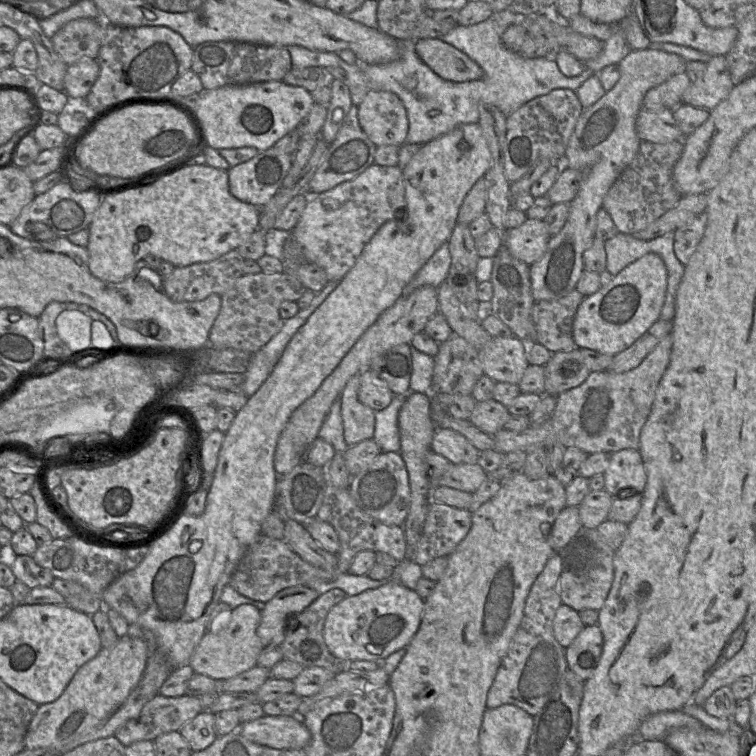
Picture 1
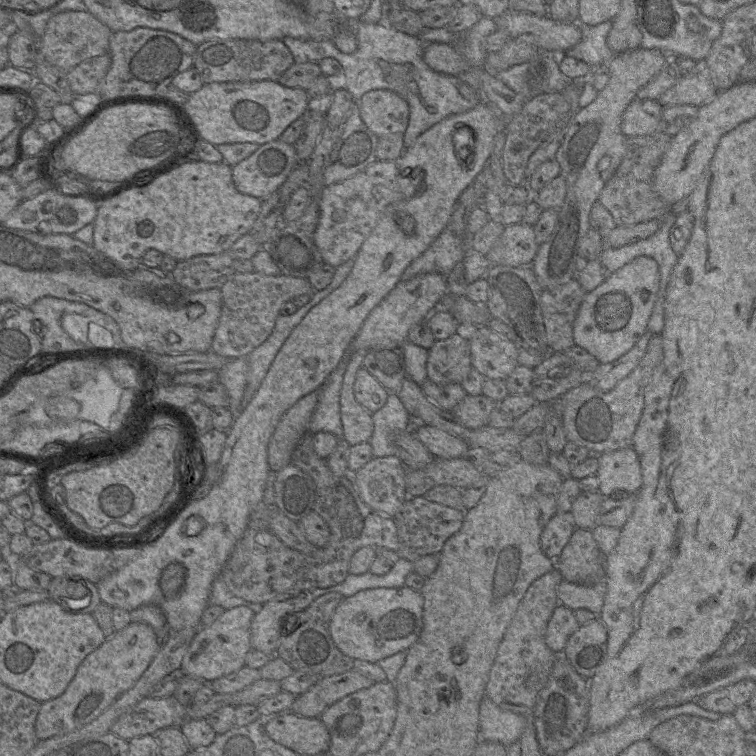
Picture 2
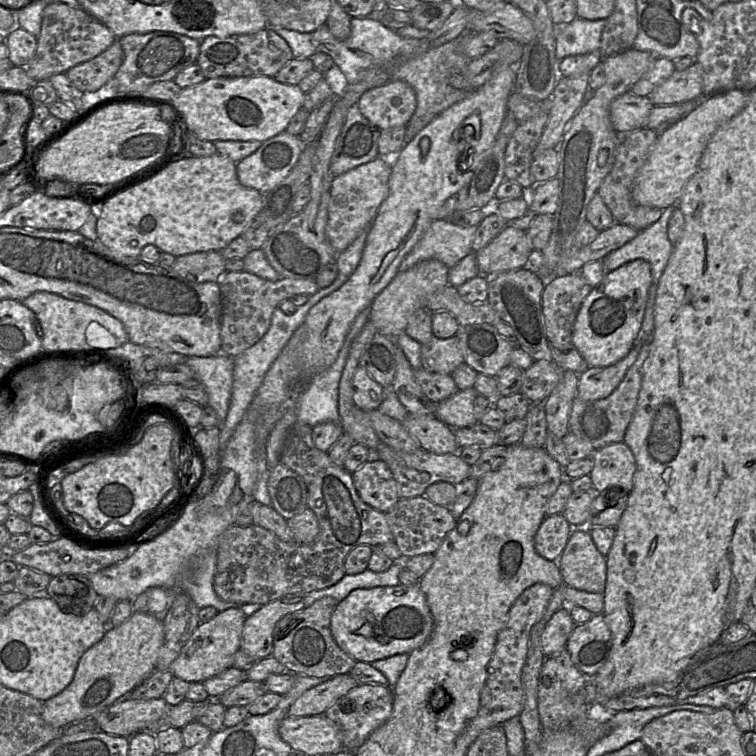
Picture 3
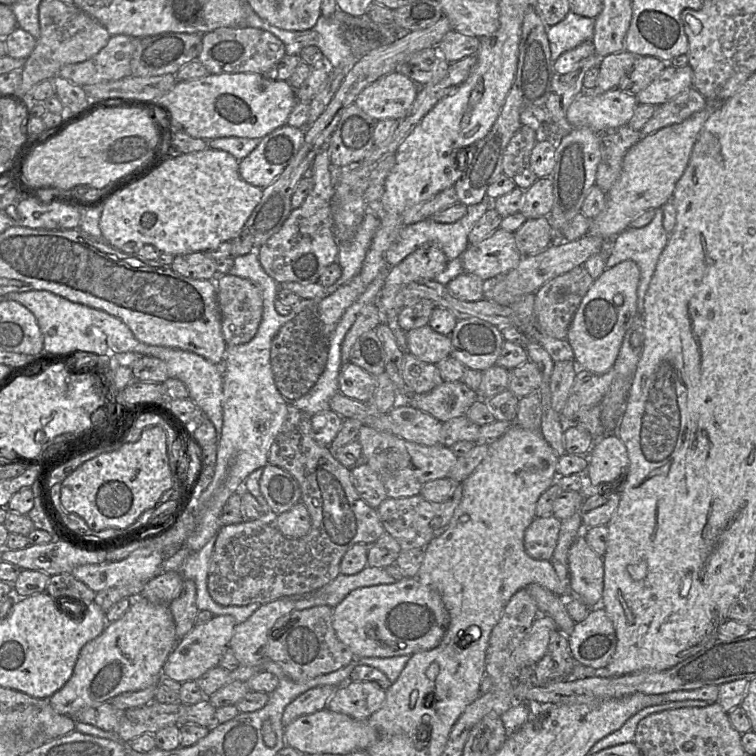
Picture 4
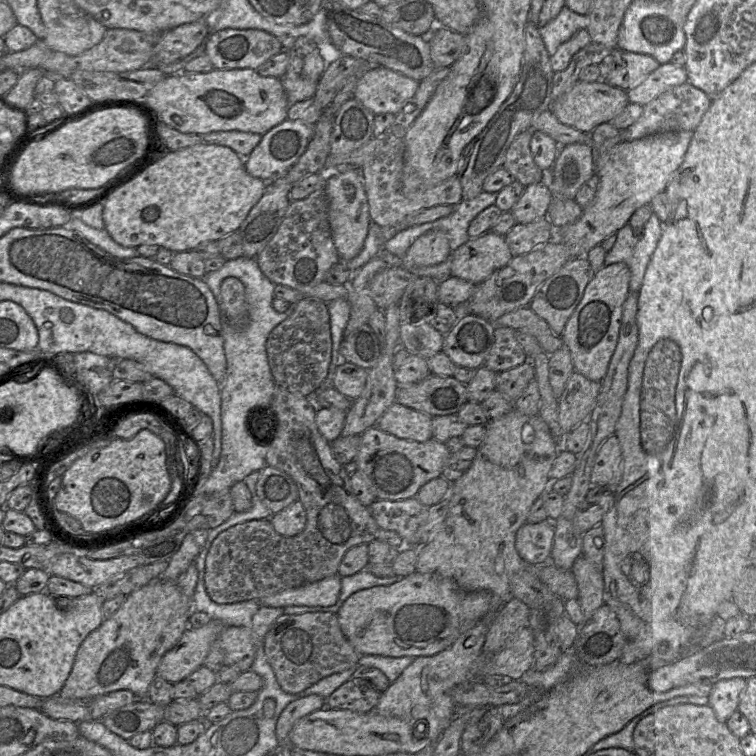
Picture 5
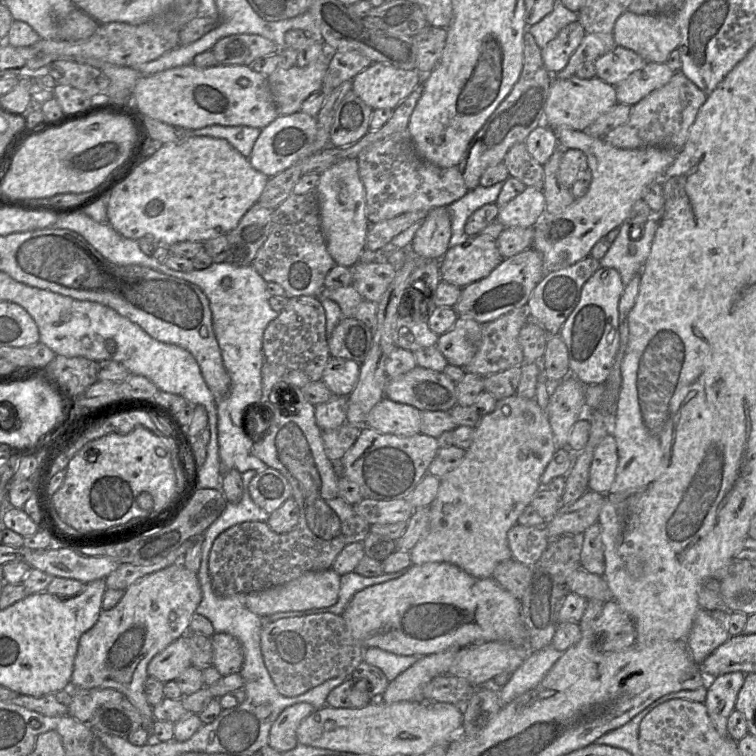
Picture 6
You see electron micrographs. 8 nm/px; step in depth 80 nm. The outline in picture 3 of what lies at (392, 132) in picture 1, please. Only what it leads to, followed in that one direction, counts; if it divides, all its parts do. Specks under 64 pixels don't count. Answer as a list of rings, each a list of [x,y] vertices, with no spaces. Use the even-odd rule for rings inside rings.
[[[389,80],[364,92],[357,105],[379,130],[406,126],[416,109],[416,94],[408,83]]]

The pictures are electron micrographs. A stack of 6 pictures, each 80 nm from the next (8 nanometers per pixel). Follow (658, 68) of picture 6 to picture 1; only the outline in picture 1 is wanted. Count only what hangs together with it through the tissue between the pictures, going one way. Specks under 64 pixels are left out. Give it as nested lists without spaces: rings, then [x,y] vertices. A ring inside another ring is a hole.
[[[717,55],[706,63],[701,79],[690,84],[682,95],[682,103],[711,111],[734,87],[725,55]]]

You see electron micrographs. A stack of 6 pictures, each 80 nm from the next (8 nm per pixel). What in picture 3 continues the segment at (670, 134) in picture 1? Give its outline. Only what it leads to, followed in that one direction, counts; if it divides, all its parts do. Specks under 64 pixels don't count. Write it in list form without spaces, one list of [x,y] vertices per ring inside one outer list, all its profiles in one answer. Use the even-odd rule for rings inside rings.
[[[627,92],[617,97],[610,105],[610,119],[615,131],[628,131],[646,127],[654,105],[648,97]]]

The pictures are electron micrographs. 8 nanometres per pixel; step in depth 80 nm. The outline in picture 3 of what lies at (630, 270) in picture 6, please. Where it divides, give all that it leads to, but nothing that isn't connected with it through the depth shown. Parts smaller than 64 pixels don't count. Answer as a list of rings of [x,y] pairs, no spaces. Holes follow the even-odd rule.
[[[674,206],[667,207],[662,209],[662,214],[658,221],[651,224],[647,228],[639,231],[635,238],[611,251],[608,255],[606,255],[605,266],[609,268],[610,271],[615,270],[622,266],[623,264],[633,261],[635,259],[644,259],[651,266],[652,272],[652,283],[649,288],[648,300],[646,303],[646,309],[644,313],[644,322],[641,339],[643,343],[649,344],[653,330],[654,330],[654,309],[655,309],[655,301],[656,301],[656,292],[659,283],[659,279],[664,272],[664,269],[668,263],[668,260],[673,252],[673,246],[668,237],[668,221],[673,213]]]

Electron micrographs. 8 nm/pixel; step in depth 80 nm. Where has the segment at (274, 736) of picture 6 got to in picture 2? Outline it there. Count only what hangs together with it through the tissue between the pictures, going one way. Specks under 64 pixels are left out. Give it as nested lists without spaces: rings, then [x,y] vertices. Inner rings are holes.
[[[354,670],[329,677],[319,678],[319,680],[309,690],[295,697],[289,712],[304,718],[320,717],[328,707],[342,698],[361,689],[369,688],[373,684],[374,682],[371,679]]]

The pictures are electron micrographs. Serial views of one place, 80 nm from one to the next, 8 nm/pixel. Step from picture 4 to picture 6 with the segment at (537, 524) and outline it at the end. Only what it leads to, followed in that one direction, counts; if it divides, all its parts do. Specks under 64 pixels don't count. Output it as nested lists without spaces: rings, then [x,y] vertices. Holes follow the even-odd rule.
[[[516,524],[507,534],[512,559],[533,566],[550,543],[544,526],[523,526]]]

